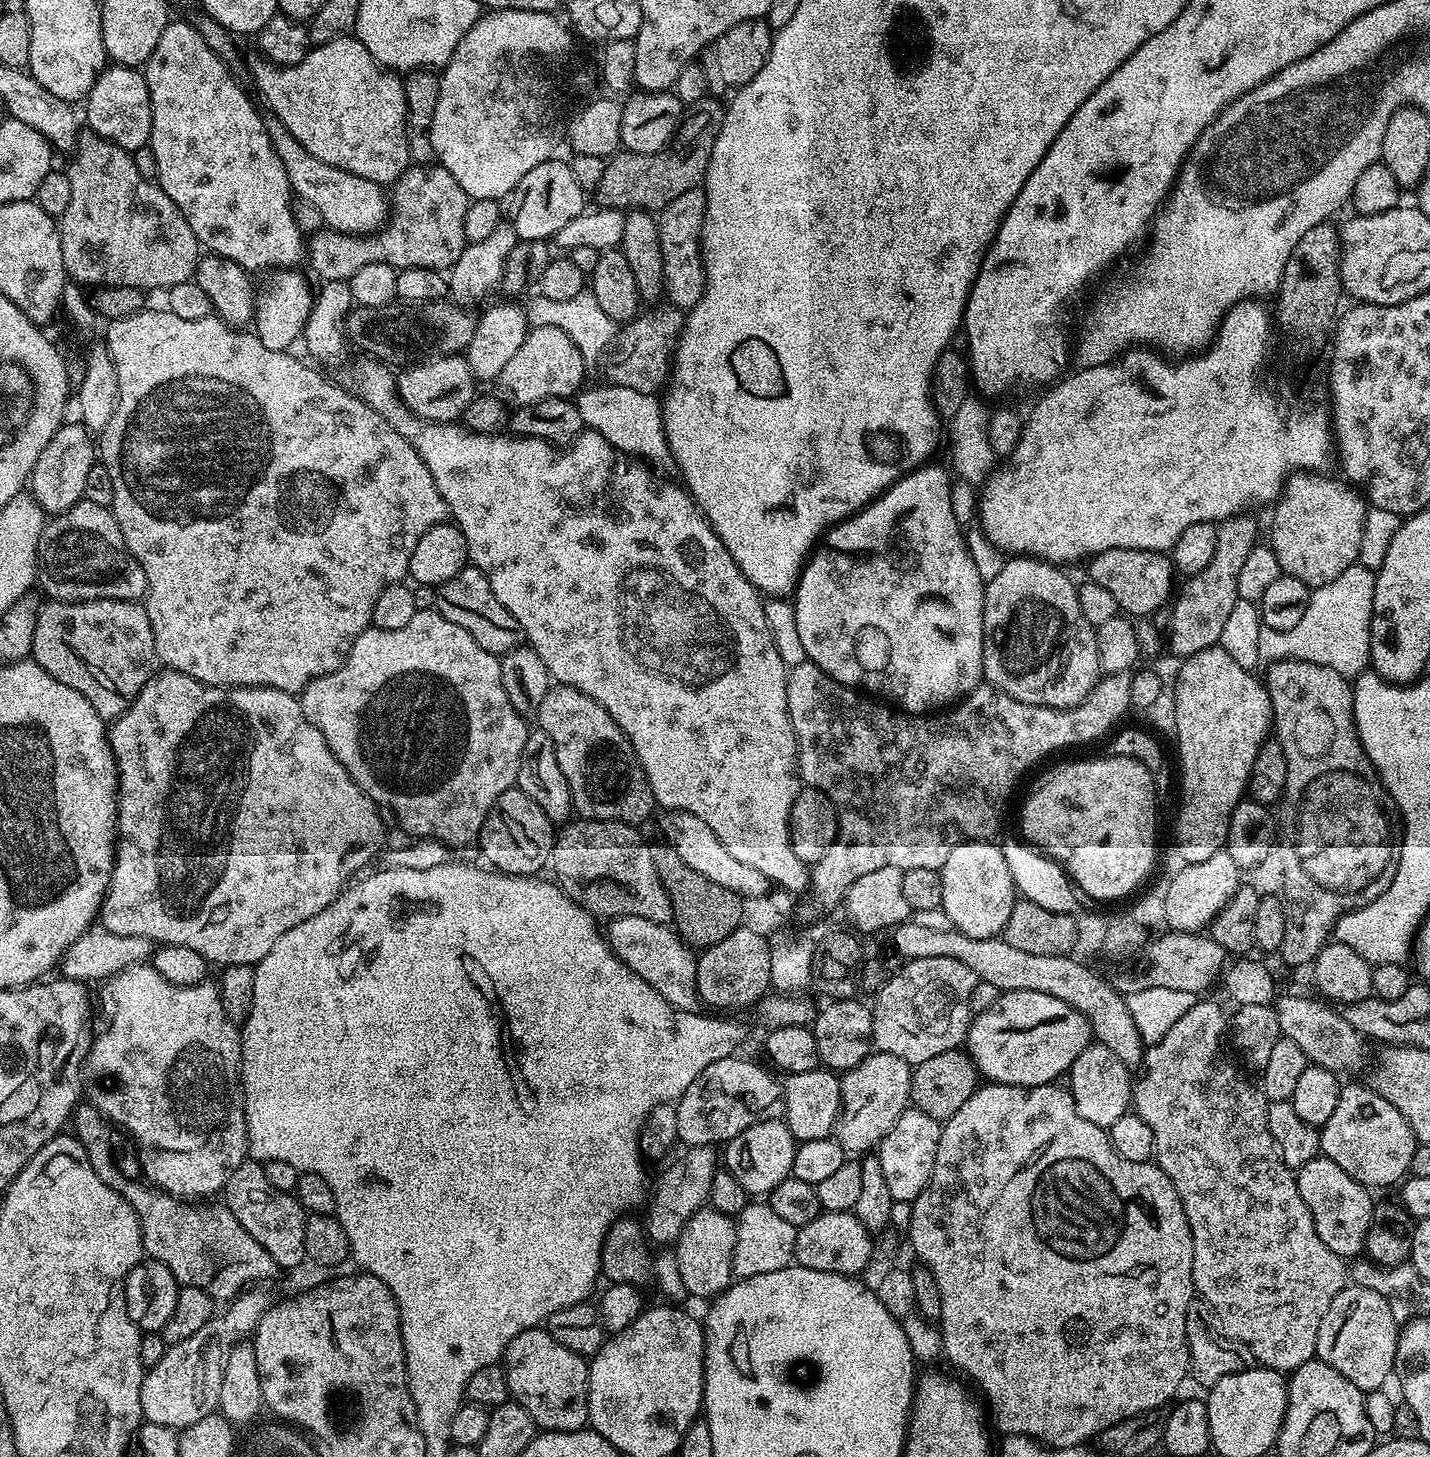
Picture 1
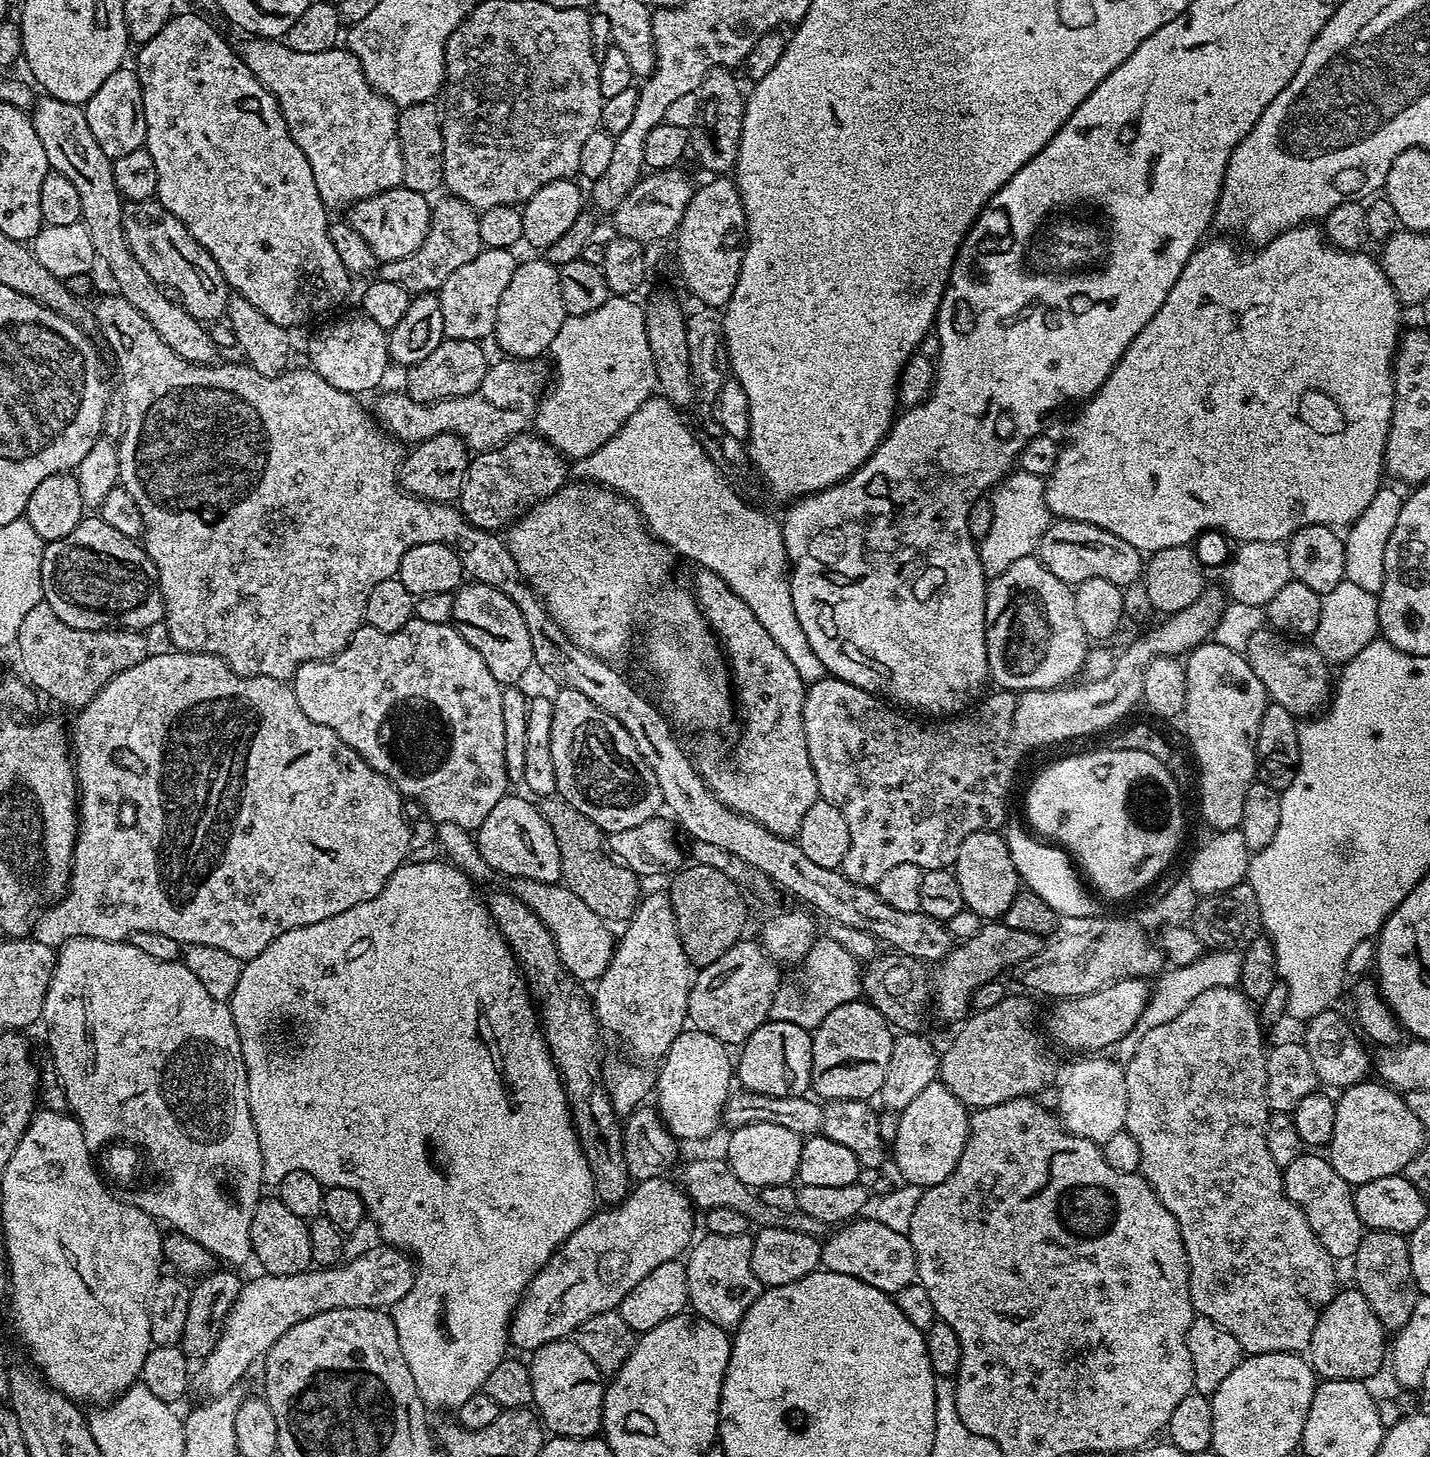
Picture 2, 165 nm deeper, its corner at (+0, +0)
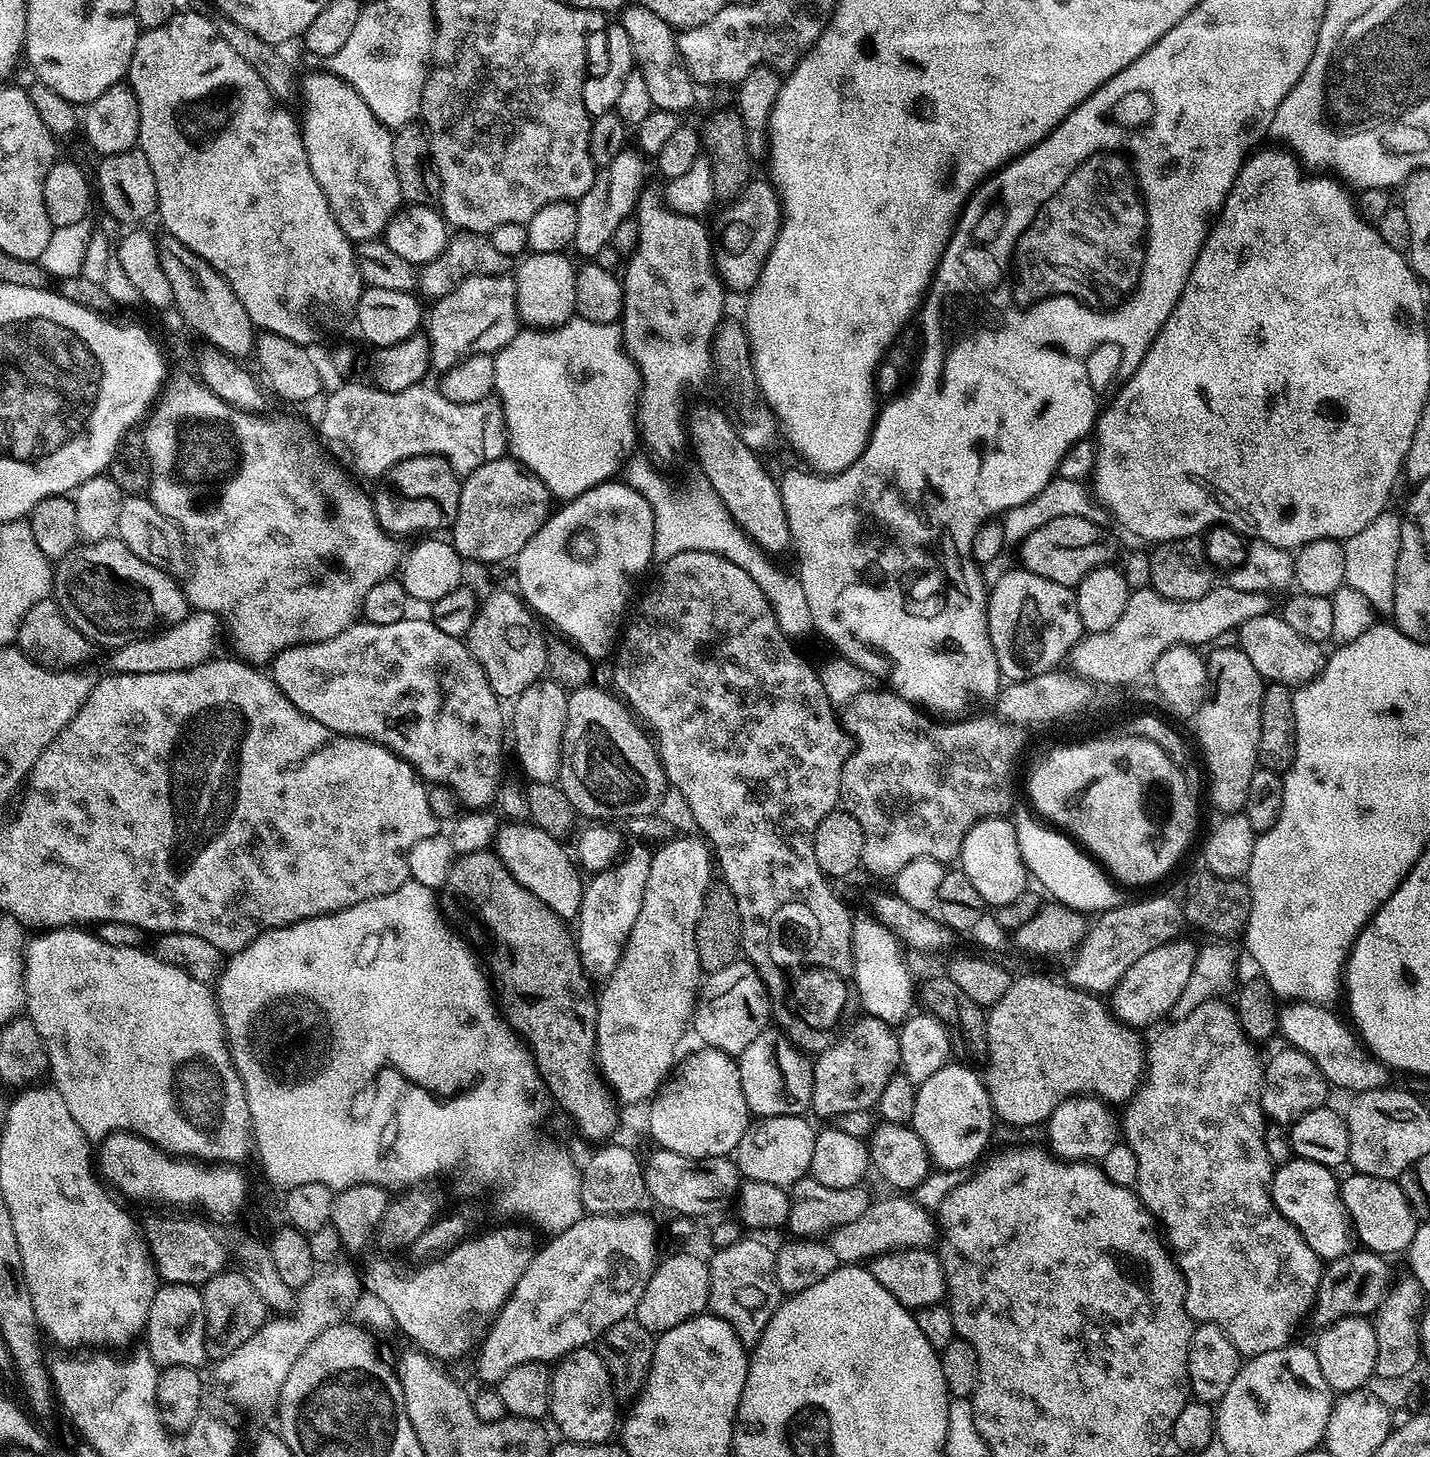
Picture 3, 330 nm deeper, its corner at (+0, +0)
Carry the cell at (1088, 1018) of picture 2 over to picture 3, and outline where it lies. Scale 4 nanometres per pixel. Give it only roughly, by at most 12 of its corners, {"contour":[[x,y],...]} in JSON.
{"contour":[[1170,940],[1122,974],[1110,1007],[1144,1030],[1167,1017],[1190,974],[1198,944]]}

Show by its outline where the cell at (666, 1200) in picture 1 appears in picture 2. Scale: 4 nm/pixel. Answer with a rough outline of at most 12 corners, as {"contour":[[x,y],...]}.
{"contour":[[664,1176],[597,1211],[529,1282],[516,1347],[619,1309],[693,1243]]}

